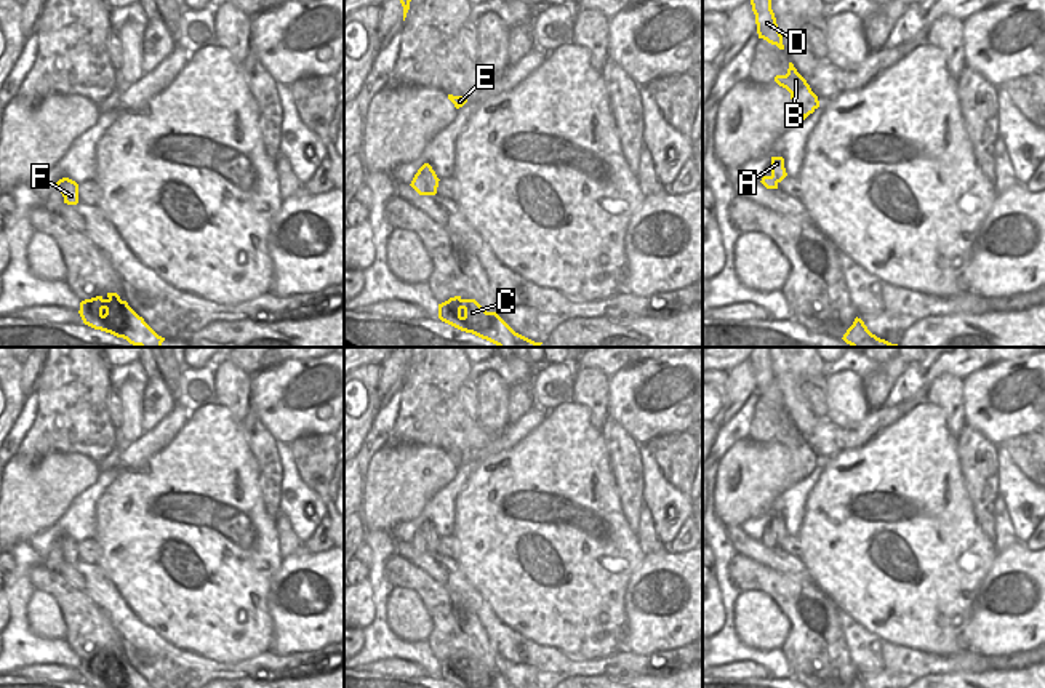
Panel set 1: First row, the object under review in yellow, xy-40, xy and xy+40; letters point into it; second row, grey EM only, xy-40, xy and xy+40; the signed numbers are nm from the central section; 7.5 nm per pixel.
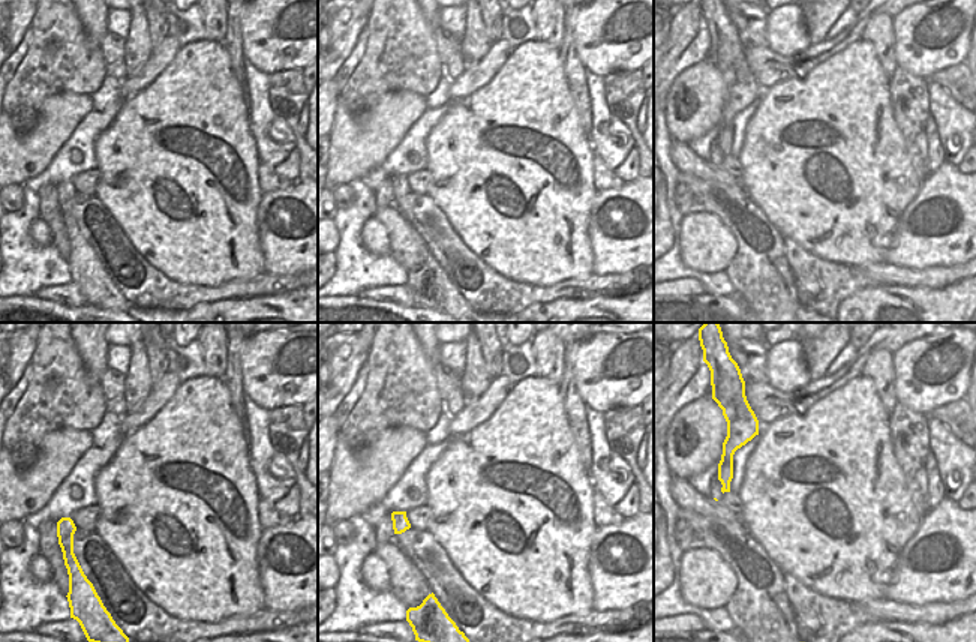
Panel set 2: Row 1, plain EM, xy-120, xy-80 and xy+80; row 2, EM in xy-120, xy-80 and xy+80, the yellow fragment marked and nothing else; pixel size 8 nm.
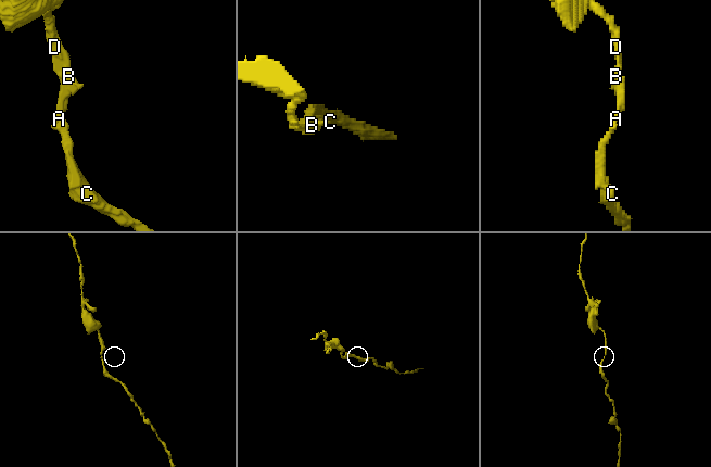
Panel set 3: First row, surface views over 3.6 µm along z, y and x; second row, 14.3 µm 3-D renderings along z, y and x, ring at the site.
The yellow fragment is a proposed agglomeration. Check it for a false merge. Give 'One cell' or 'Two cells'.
One cell.

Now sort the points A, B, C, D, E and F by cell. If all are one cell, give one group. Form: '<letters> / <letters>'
A B C D E F

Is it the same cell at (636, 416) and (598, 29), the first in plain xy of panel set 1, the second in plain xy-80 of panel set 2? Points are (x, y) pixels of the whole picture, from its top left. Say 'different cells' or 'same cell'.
same cell

